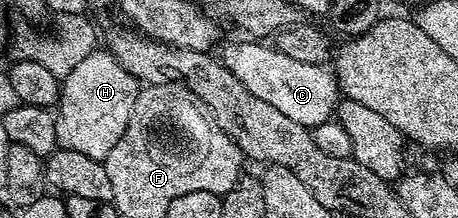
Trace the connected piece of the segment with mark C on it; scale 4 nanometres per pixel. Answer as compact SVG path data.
M236 42L229 44L219 53L219 59L255 98L263 98L275 110L280 110L286 118L299 122L299 126L315 129L321 123L334 119L339 101L343 93L337 83L336 75L328 72L325 64L311 62L295 62L295 58L287 58L276 46L265 42Z

